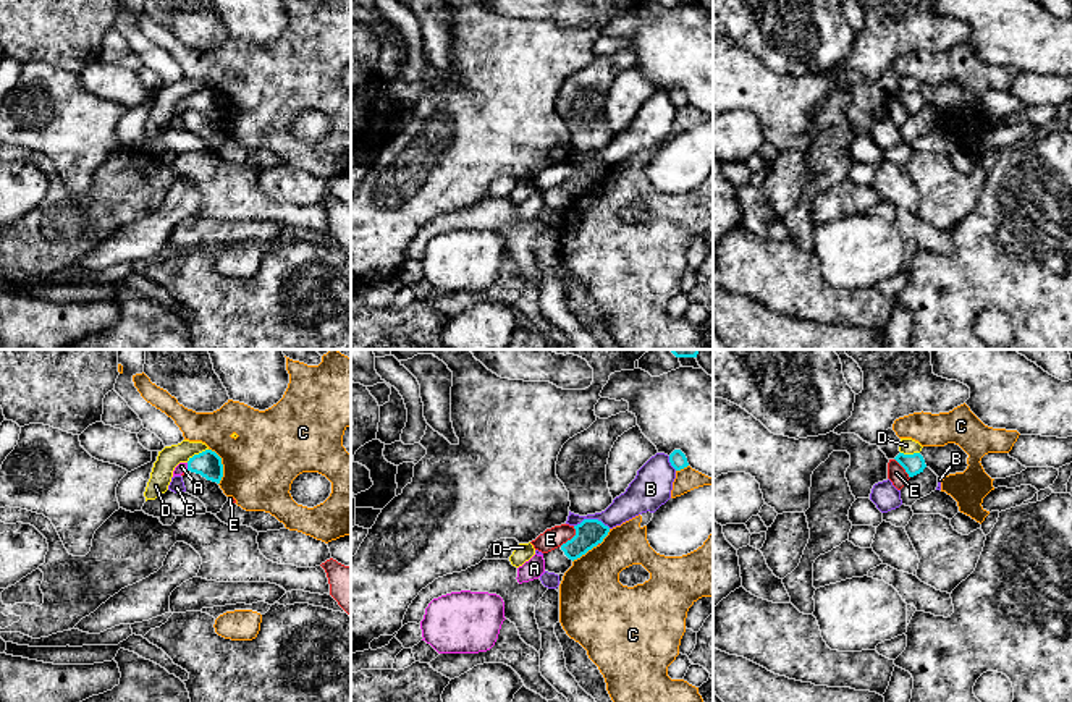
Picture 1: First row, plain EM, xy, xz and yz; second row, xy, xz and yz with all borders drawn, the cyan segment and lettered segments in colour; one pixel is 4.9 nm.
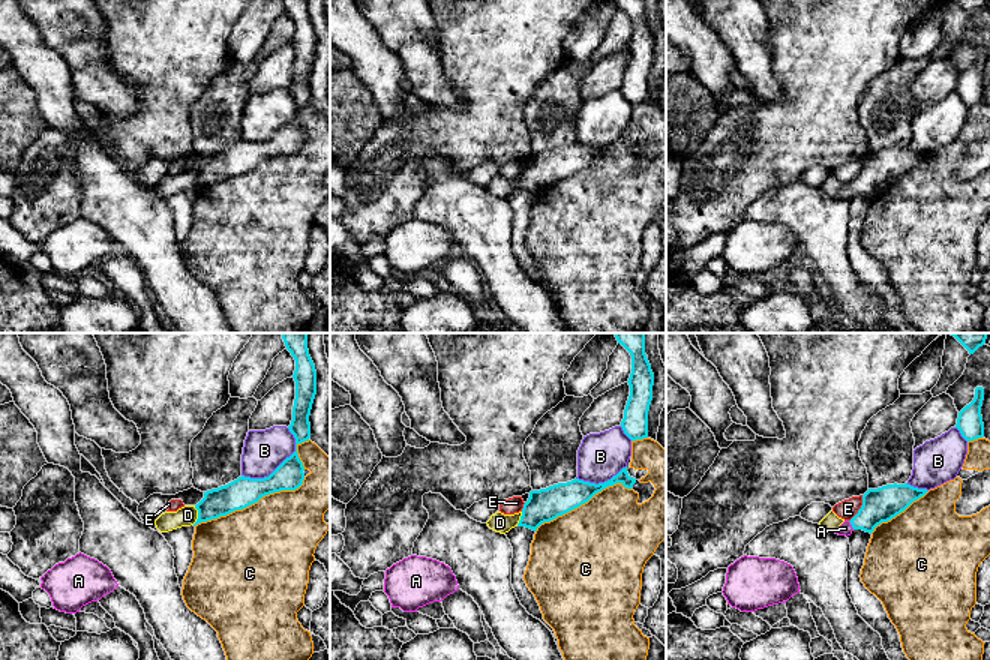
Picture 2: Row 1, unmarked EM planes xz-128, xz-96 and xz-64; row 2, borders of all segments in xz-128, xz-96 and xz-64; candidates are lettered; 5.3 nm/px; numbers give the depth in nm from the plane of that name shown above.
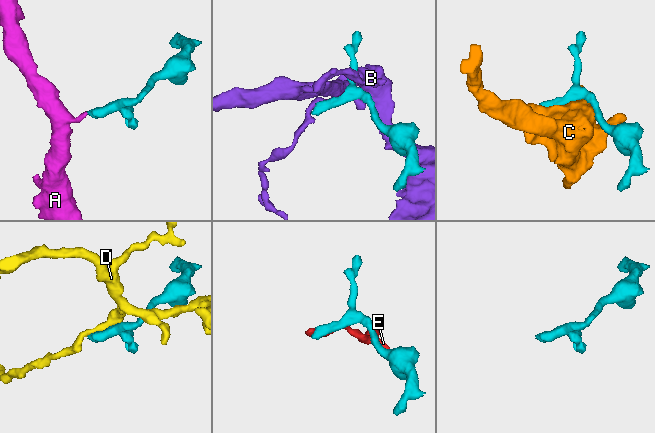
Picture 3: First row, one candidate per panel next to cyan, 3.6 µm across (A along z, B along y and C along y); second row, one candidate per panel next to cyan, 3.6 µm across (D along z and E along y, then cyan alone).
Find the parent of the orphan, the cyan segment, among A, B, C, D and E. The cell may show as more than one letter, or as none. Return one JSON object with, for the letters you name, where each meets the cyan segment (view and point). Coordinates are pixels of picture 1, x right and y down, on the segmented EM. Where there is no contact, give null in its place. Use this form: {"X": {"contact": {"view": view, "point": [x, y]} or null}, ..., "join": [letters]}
{"A": {"contact": {"view": "xy", "point": [188, 466]}}, "join": ["A"]}

